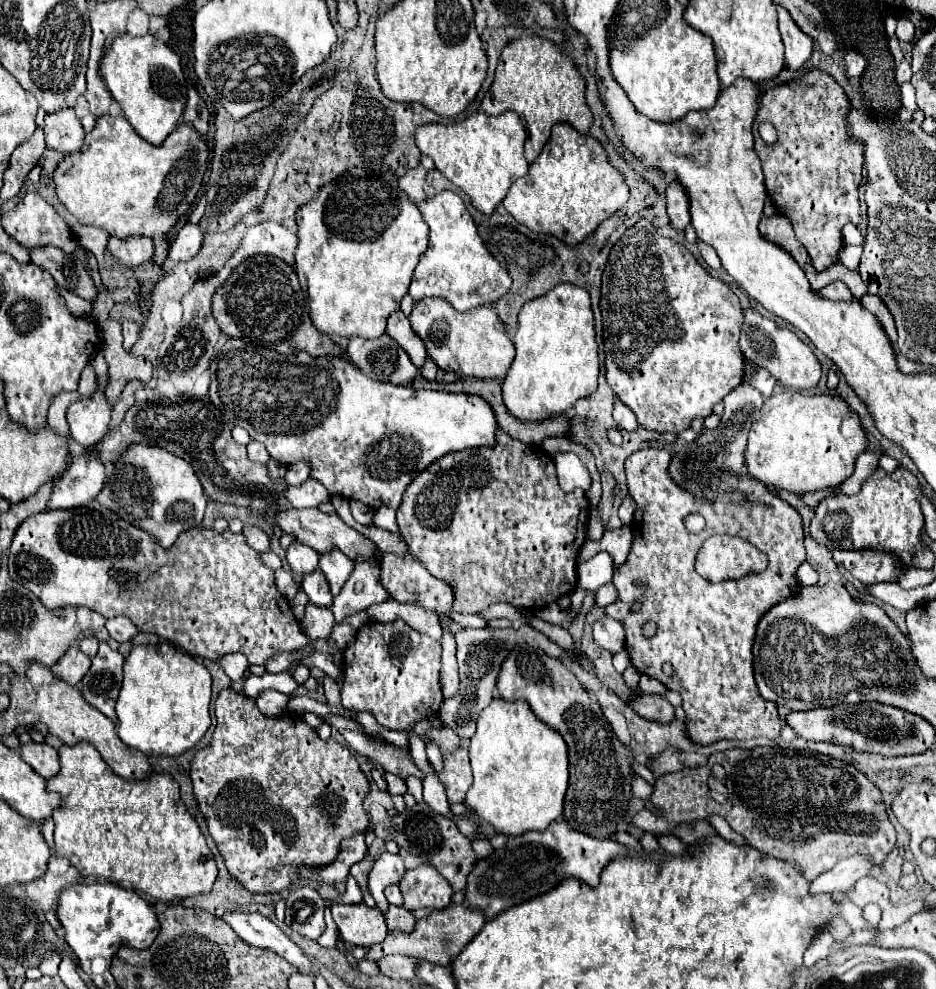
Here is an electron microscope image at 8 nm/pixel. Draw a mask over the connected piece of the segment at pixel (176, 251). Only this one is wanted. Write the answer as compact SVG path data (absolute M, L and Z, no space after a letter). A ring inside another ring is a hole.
M186 223L178 231L178 235L176 235L176 239L174 239L172 247L170 247L170 255L168 255L170 261L178 263L178 261L192 259L200 251L202 239L204 239L204 233L202 233L200 225L198 223Z

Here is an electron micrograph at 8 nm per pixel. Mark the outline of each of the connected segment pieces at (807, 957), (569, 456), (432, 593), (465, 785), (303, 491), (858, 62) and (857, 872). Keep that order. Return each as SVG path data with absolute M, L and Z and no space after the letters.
M822 931L822 933L818 933L816 937L814 937L814 941L812 941L812 945L806 949L806 953L804 953L804 967L812 967L812 965L816 965L820 959L824 959L824 957L828 957L828 953L830 953L830 945L832 945L832 935L830 933L826 933L826 931Z
M556 453L554 457L558 481L562 489L588 489L590 487L590 473L580 463L580 459L574 453Z
M382 553L380 569L382 569L382 573L380 573L382 585L390 593L390 597L398 599L400 603L410 603L416 607L424 607L428 611L436 611L438 615L450 615L452 601L454 601L450 587L444 585L440 579L432 577L428 573L428 569L418 559L414 559L412 555L408 555L408 553L404 553L404 555Z
M462 747L452 755L444 755L444 771L438 773L440 781L446 787L448 801L460 803L468 789L472 787L472 771L468 763L468 749Z
M308 479L301 486L288 487L284 491L284 499L290 503L290 507L304 509L318 507L322 501L328 501L330 495L328 491L324 491L320 483L316 483L314 479Z
M848 51L848 53L844 55L844 63L846 63L846 77L848 77L848 79L860 77L862 71L864 71L864 65L866 65L864 57L858 55L858 53L854 53L854 51Z
M852 857L840 861L834 869L822 873L810 883L810 895L818 893L834 893L834 891L850 891L854 883L870 871L870 863L864 857Z

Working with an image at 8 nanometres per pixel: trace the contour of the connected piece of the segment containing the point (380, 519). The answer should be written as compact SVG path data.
M384 507L384 511L374 513L374 525L378 525L384 531L398 533L398 523L396 523L396 511L390 507Z

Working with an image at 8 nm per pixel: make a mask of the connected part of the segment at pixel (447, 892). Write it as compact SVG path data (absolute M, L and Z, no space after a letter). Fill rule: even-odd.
M430 863L406 871L404 879L400 881L400 891L404 897L404 907L408 911L422 907L444 909L450 905L452 897L450 883Z

